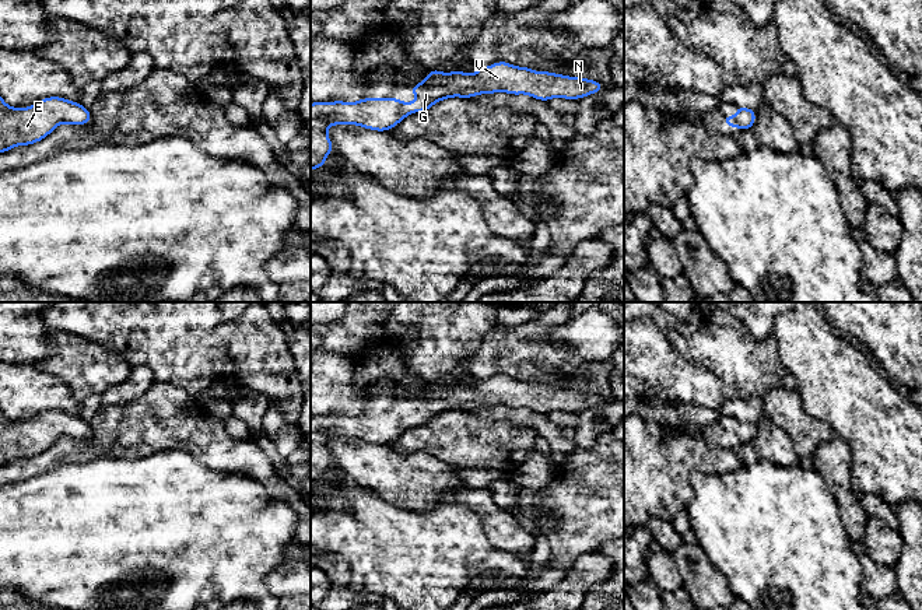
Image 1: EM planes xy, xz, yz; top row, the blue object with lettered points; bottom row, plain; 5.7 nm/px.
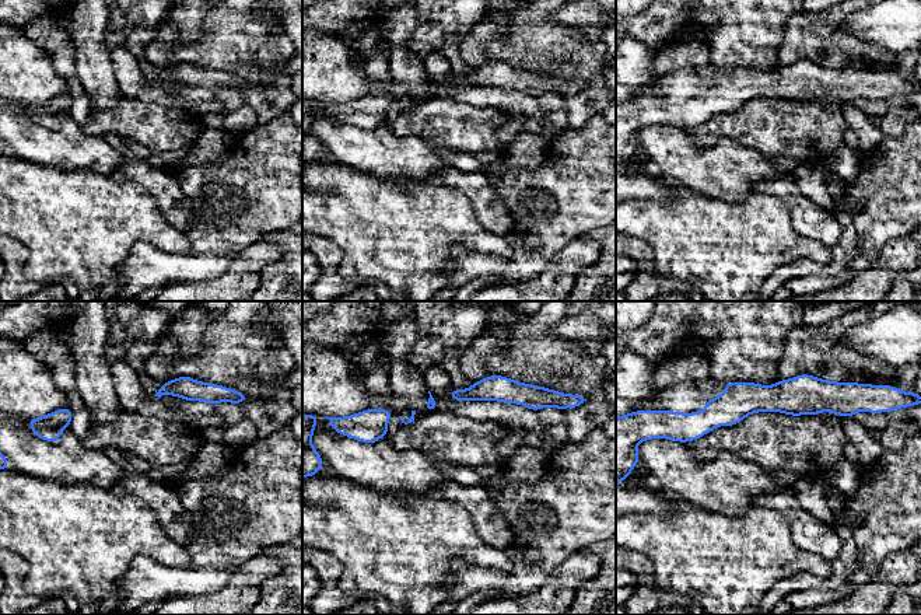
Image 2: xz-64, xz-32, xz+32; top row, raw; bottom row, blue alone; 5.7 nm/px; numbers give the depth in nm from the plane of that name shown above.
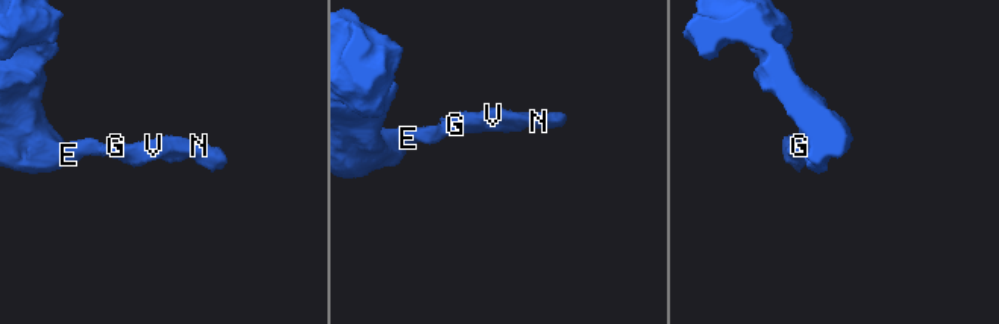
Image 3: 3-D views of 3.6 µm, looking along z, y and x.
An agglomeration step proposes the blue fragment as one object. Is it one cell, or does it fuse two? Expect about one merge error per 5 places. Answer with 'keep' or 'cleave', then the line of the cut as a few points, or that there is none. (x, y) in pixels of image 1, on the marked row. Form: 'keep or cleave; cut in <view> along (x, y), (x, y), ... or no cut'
keep; no cut

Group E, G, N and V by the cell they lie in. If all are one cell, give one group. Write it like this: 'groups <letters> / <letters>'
groups E G N V

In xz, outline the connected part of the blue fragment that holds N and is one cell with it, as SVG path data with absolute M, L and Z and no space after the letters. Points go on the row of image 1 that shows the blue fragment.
M497 62L488 67L478 67L473 74L462 70L452 73L430 70L418 85L411 85L411 92L417 97L414 102L402 102L395 97L364 98L357 102L313 102L311 104L311 171L322 168L333 151L327 136L327 129L333 125L357 125L385 132L406 116L425 112L437 102L453 97L467 99L480 94L508 92L526 94L547 102L555 97L579 99L602 90L603 84L595 80L534 71Z

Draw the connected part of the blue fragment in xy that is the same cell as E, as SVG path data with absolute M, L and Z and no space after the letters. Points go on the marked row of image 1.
M0 97L0 152L42 141L59 125L87 125L91 113L80 102L43 98L28 108L11 108Z

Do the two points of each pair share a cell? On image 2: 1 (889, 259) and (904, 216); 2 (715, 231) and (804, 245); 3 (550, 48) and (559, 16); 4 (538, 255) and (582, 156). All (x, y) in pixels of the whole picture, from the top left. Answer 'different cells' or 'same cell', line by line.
1: different cells
2: same cell
3: different cells
4: same cell

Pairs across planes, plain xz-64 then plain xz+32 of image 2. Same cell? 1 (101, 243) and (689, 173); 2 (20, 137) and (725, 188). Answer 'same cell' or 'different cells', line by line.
1: different cells
2: same cell

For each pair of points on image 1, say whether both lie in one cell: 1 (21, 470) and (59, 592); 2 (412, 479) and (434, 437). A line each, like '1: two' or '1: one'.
1: two
2: two

